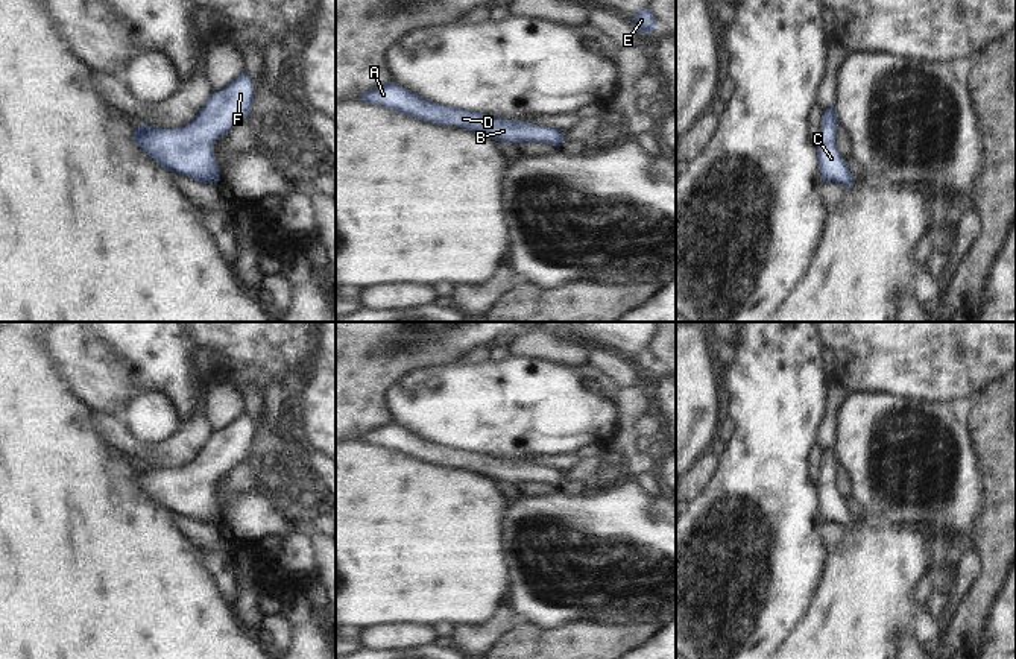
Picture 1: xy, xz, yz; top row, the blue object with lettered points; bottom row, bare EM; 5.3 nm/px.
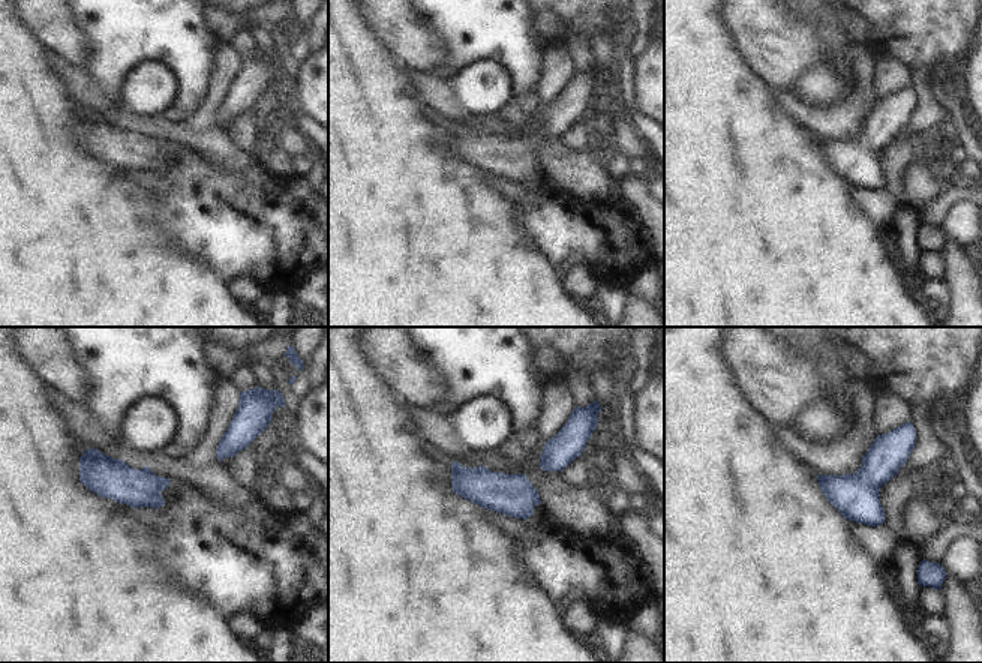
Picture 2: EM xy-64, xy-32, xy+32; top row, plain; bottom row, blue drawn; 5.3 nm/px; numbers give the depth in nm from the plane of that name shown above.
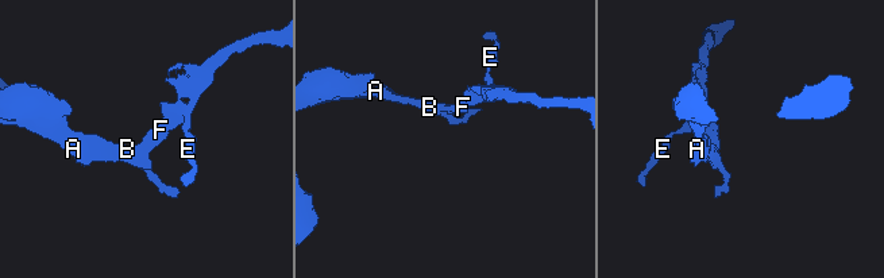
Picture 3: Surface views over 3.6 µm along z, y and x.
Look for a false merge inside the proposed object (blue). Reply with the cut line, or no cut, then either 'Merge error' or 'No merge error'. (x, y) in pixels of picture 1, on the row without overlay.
No split. No merge error.

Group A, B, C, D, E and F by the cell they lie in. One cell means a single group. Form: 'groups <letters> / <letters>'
groups A B C D E F

